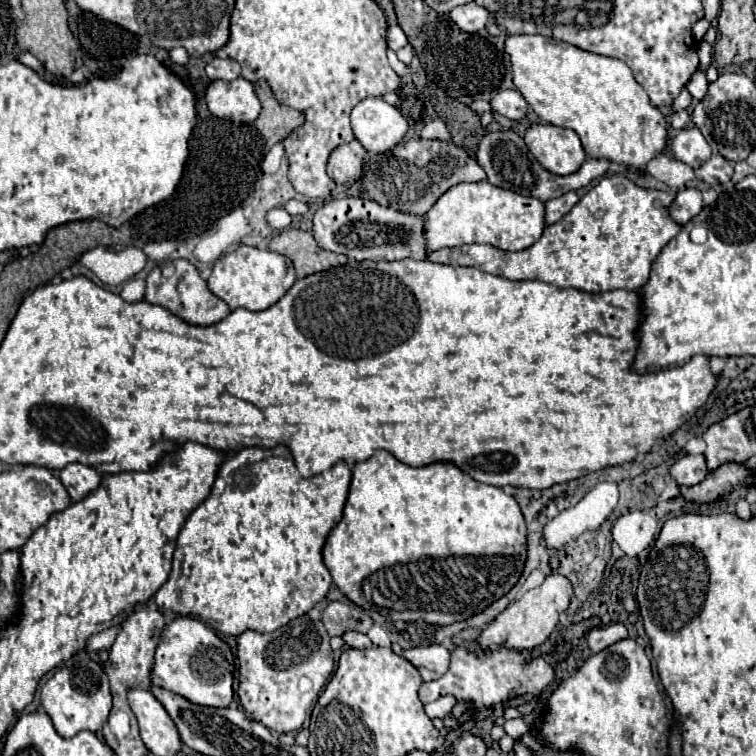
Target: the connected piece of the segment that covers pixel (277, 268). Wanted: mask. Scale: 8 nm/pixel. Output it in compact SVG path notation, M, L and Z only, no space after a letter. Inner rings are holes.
M238 246L236 250L222 256L208 278L208 288L222 298L230 310L246 308L246 310L266 310L272 304L276 304L288 288L296 282L296 270L292 266L292 260L276 254L272 250L260 250L254 246Z

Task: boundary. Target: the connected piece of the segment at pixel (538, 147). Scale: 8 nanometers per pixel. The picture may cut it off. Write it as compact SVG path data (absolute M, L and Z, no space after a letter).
M534 124L526 130L524 142L532 156L552 174L574 174L586 160L580 138L568 128Z

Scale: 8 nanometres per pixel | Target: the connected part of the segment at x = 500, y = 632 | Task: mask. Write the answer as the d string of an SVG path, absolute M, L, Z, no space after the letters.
M550 574L538 588L532 588L524 592L518 600L508 604L478 636L478 644L482 650L494 650L500 646L506 646L510 650L532 650L534 646L540 646L556 628L558 616L568 608L572 598L572 584L560 576Z

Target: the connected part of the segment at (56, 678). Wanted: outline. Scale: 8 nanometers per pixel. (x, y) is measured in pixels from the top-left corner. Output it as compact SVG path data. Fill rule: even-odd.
M80 660L78 664L64 666L42 686L42 706L46 714L52 718L56 732L62 738L72 738L82 730L100 732L108 720L108 712L112 708L112 696L108 686L108 676L102 666L92 660Z

